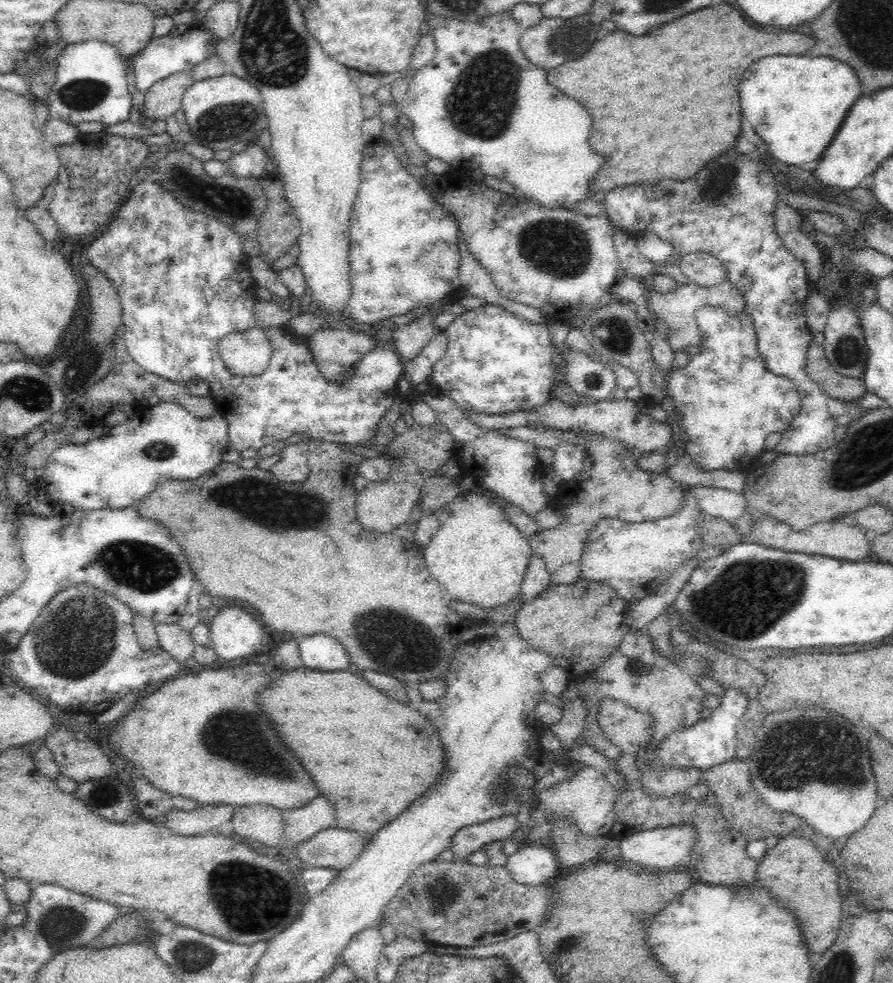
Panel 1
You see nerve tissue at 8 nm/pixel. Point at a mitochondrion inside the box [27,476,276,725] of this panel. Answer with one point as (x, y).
(83, 638)

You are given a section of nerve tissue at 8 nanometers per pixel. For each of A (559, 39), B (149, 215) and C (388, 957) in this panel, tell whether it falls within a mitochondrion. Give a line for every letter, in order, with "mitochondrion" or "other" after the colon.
A: mitochondrion
B: other
C: other

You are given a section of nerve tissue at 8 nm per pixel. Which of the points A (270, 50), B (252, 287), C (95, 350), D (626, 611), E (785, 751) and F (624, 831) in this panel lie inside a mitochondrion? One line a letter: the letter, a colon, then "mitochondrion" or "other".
A: mitochondrion
B: other
C: mitochondrion
D: other
E: mitochondrion
F: other

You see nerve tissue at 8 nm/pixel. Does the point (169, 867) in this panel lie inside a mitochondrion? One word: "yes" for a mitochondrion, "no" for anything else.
no

